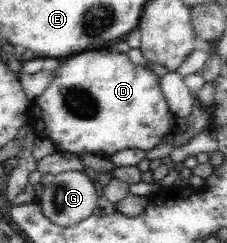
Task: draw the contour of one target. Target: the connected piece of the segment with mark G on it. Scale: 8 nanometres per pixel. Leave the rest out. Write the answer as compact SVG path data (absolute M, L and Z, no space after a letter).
M66 170L56 174L53 180L43 185L42 194L37 198L41 211L57 225L69 226L93 215L97 206L97 190L93 180L83 171Z

